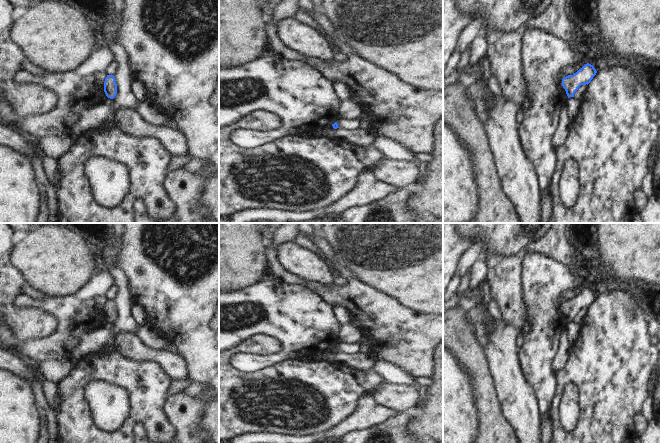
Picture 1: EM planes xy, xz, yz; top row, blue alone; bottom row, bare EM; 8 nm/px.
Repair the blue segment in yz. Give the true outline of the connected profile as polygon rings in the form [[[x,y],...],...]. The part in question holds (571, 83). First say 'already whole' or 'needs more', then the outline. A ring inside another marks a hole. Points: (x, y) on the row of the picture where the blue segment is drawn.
already whole; [[[587,63],[573,75],[568,75],[562,79],[562,86],[568,98],[574,97],[575,92],[581,85],[589,84],[597,71],[593,65]]]

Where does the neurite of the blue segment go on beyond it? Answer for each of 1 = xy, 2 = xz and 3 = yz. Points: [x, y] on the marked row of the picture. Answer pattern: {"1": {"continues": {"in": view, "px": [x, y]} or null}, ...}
{"1": {"continues": null}, "2": {"continues": null}, "3": {"continues": null}}

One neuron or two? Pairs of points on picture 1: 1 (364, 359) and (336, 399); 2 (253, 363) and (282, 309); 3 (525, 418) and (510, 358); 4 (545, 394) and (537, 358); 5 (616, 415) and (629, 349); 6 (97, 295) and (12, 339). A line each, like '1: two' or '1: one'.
1: two
2: one
3: one
4: one
5: one
6: one

